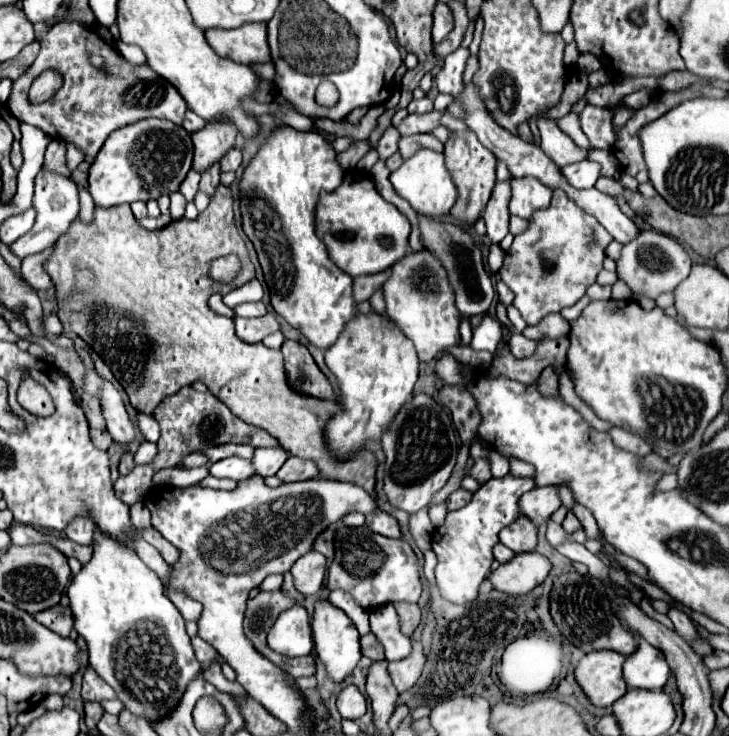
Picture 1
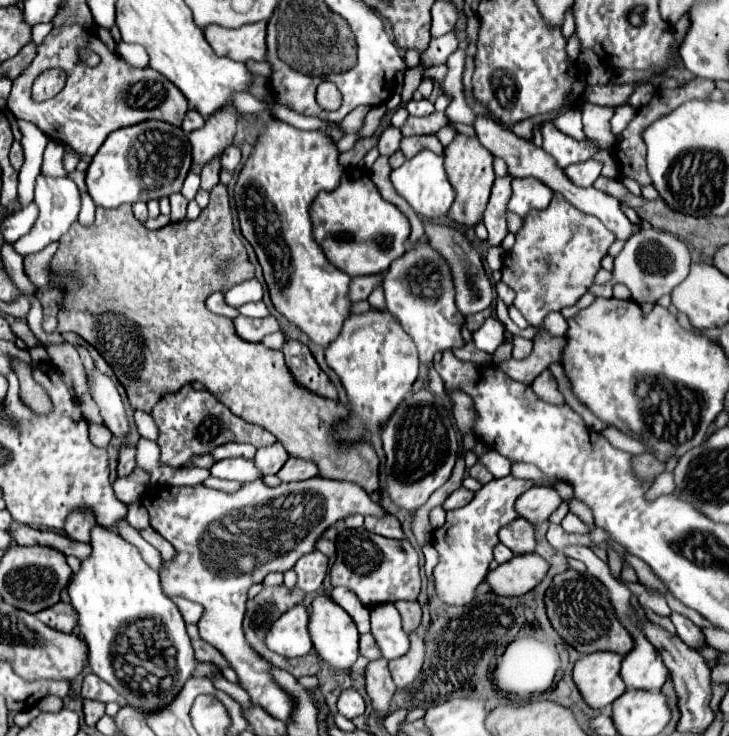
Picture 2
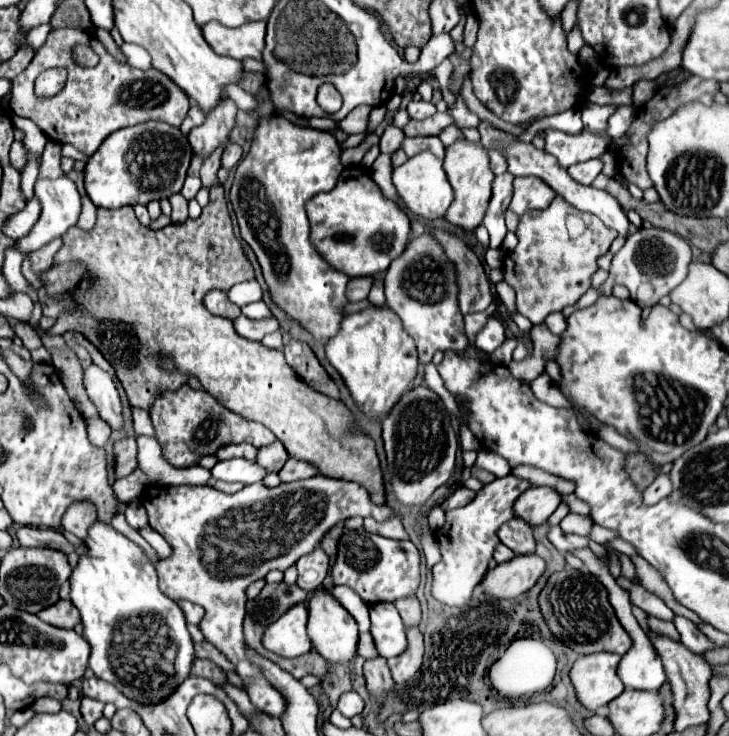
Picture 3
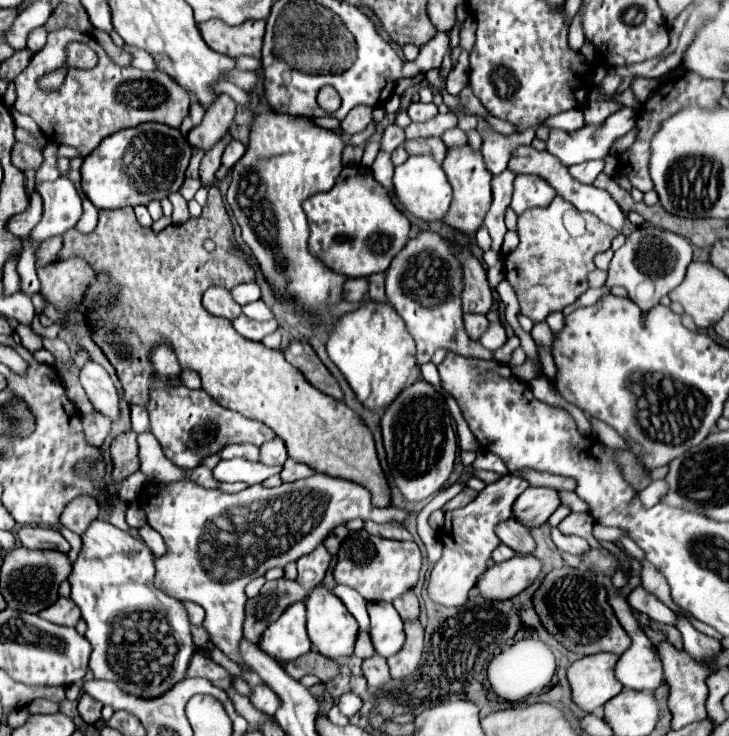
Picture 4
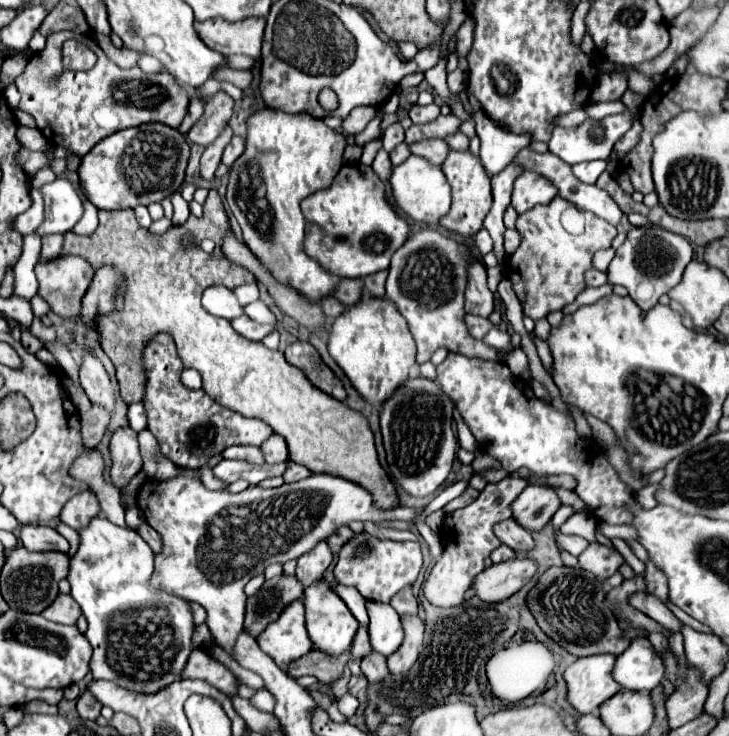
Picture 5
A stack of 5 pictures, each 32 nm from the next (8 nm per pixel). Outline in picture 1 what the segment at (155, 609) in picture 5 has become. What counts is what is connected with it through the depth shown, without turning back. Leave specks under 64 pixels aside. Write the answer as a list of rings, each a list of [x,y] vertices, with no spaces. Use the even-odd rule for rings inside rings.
[[[98,528],[94,530],[92,546],[92,558],[82,564],[82,570],[72,576],[68,586],[70,608],[76,618],[74,628],[88,644],[90,668],[96,670],[96,674],[116,690],[124,708],[146,720],[158,720],[178,704],[184,688],[188,686],[188,680],[194,680],[200,674],[200,662],[196,660],[194,648],[184,630],[184,618],[164,594],[156,572],[152,572],[138,558],[134,548],[100,532]]]

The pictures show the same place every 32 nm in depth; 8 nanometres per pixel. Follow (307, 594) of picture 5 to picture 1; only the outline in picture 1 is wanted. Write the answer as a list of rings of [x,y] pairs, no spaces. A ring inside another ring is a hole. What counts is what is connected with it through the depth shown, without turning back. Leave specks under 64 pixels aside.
[[[316,600],[316,604],[314,604],[312,640],[314,640],[318,658],[324,662],[328,676],[334,682],[342,682],[346,676],[352,674],[352,670],[356,668],[356,664],[362,656],[360,654],[360,634],[356,632],[356,626],[352,624],[352,620],[344,612],[340,612],[340,608],[330,604],[328,600]]]

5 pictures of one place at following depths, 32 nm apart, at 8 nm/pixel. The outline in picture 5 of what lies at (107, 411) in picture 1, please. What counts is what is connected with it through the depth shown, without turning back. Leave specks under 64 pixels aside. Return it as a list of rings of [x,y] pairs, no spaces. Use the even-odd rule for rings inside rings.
[[[88,350],[82,356],[82,366],[80,366],[80,384],[88,398],[100,406],[104,406],[108,412],[114,408],[114,388],[110,384],[108,372],[102,366],[102,362],[96,358],[92,350]]]

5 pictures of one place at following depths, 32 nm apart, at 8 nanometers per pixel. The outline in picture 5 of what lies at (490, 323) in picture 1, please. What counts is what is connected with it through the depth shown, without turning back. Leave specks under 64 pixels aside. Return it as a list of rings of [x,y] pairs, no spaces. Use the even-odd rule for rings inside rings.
[[[494,326],[486,336],[484,336],[484,342],[494,346],[494,348],[502,348],[502,350],[516,350],[516,348],[522,348],[522,344],[514,346],[512,340],[510,340],[510,334],[508,332],[502,332],[498,326]]]

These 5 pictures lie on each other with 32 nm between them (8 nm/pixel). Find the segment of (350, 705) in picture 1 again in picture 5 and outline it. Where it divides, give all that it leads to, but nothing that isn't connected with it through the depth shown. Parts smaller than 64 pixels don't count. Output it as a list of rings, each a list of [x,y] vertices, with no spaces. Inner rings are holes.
[[[344,694],[344,696],[340,696],[340,698],[336,700],[336,704],[338,704],[340,714],[346,716],[346,718],[350,718],[350,716],[356,712],[356,708],[358,708],[358,700],[356,700],[352,694]]]

